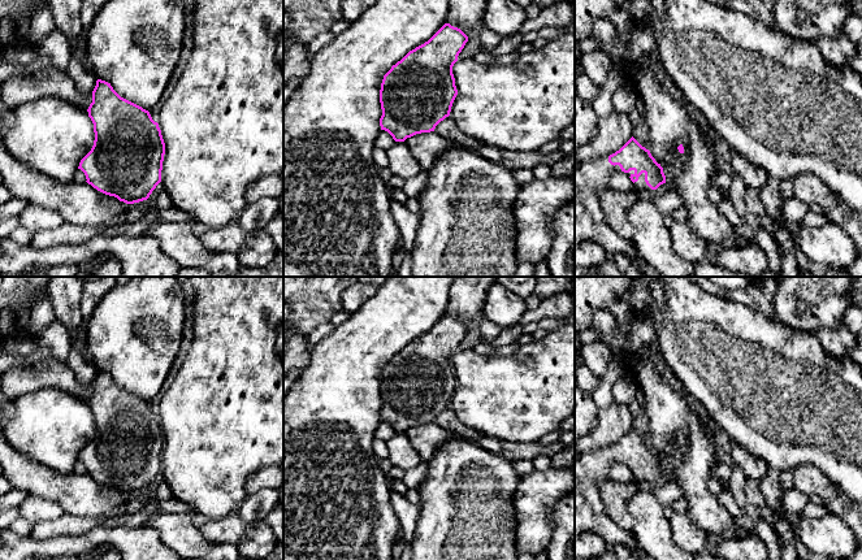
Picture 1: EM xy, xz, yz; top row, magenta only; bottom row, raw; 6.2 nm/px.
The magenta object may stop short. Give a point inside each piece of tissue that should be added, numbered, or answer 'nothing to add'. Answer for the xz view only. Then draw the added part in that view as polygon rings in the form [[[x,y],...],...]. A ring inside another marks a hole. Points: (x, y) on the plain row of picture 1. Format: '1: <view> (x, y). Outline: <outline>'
nothing to add

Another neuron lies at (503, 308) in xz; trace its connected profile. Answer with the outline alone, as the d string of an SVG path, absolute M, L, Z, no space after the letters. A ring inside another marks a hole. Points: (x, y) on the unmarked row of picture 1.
M495 282L488 290L481 316L506 329L517 325L527 311L523 298Z

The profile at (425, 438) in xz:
M434 422L416 425L404 431L411 446L420 453L425 463L430 461L436 450L449 439L458 435Z

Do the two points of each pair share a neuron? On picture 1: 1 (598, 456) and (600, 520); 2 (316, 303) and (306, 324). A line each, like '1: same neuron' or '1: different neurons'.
1: same neuron
2: same neuron

